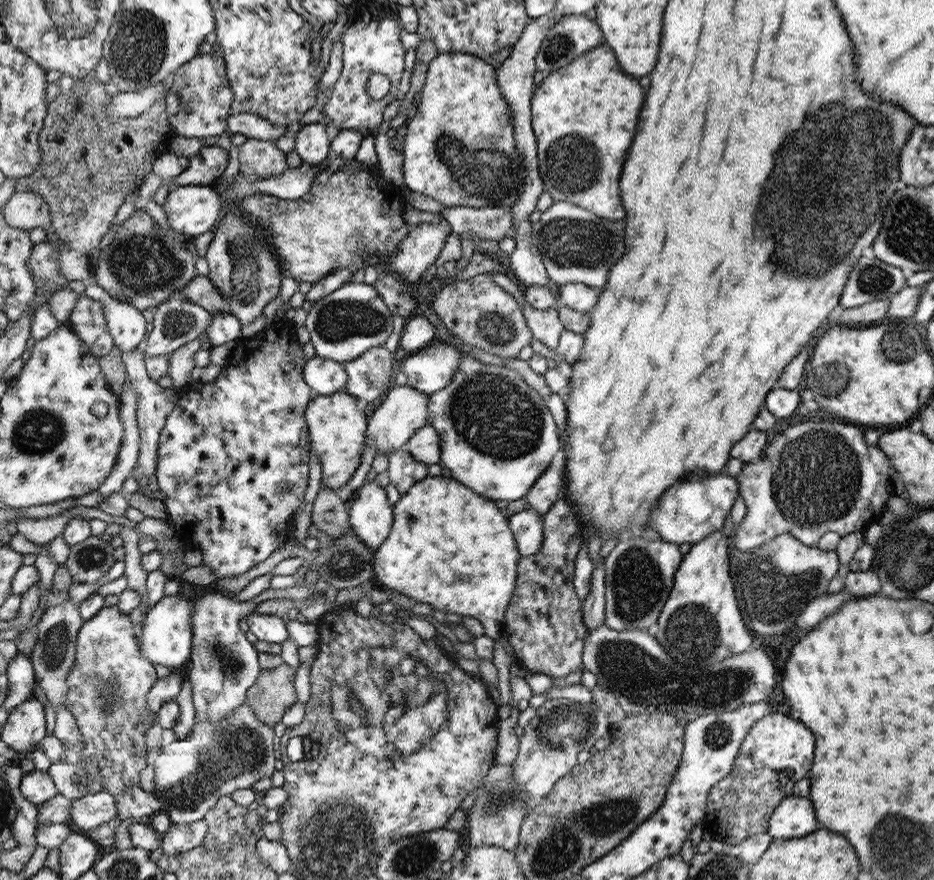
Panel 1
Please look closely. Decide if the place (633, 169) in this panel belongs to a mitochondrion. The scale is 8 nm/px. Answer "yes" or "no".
no

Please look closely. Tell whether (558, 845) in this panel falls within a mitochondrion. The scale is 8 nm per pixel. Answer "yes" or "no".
yes

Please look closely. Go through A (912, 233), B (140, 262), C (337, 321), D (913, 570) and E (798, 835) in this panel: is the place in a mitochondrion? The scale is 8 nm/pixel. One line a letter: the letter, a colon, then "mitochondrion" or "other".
A: mitochondrion
B: mitochondrion
C: mitochondrion
D: mitochondrion
E: other

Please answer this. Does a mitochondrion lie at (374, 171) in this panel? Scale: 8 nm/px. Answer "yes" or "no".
no

